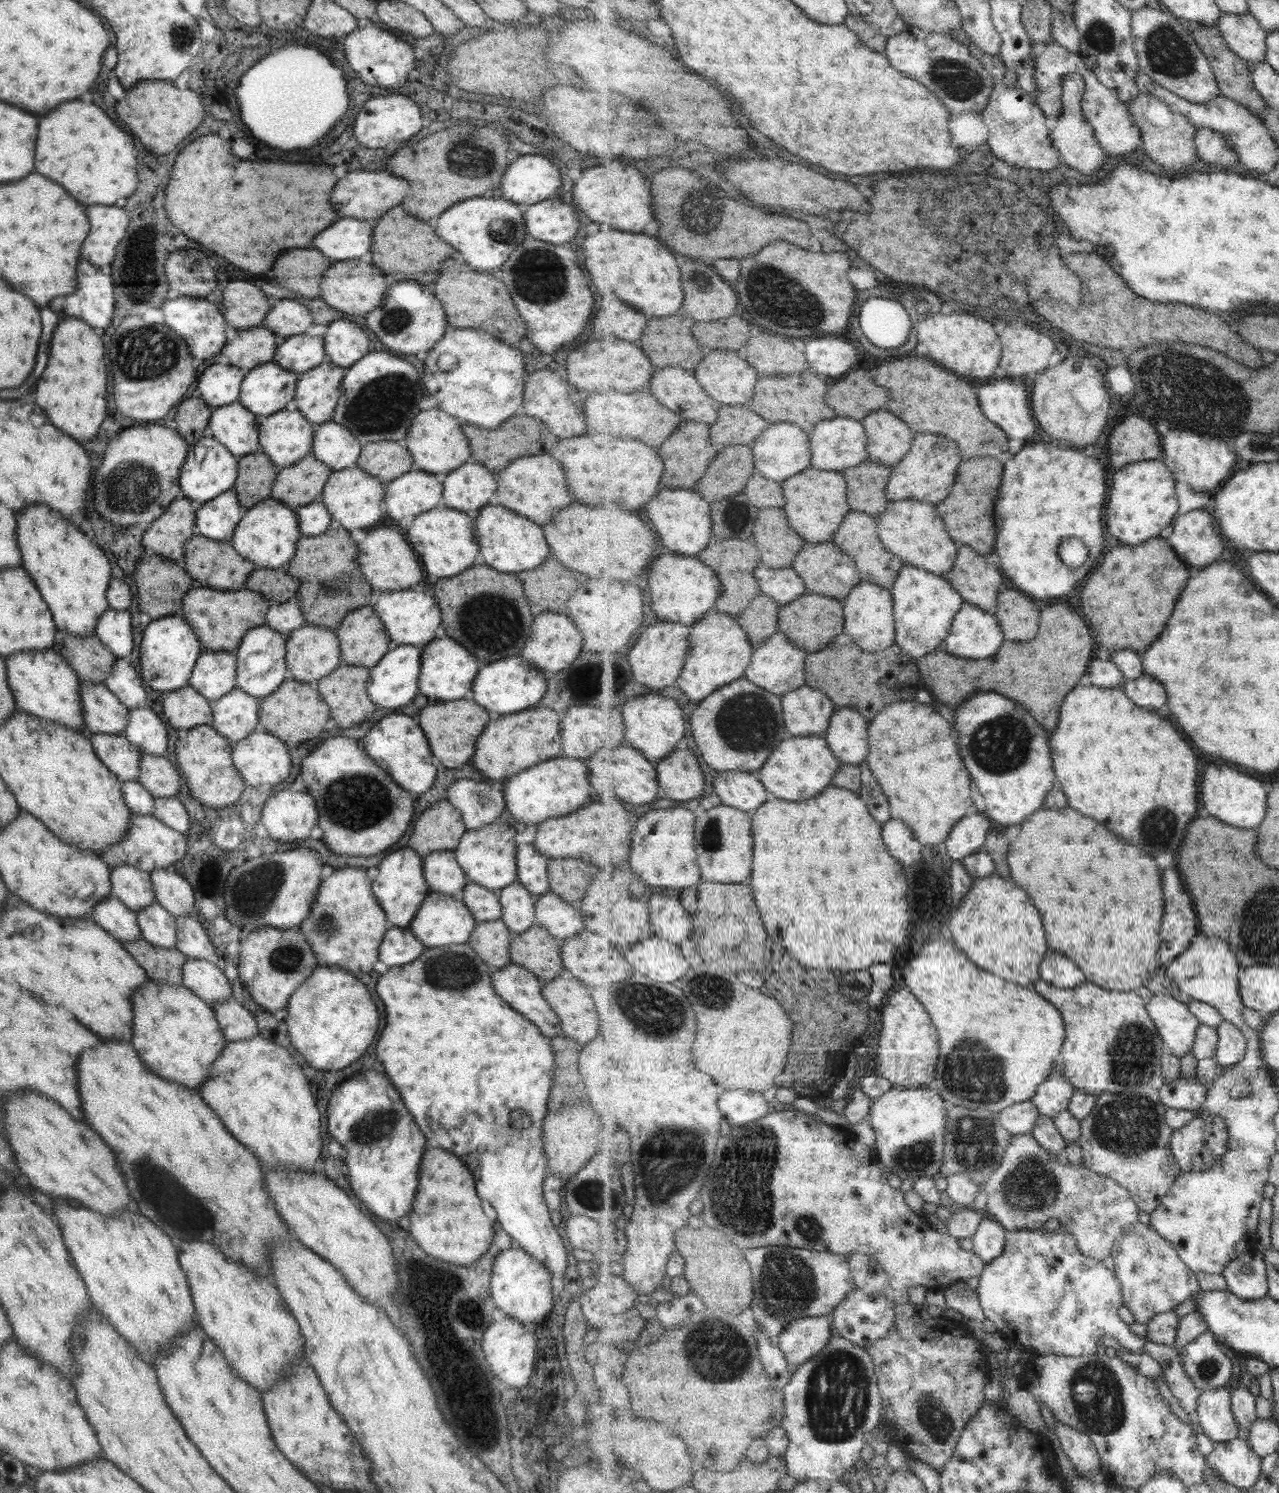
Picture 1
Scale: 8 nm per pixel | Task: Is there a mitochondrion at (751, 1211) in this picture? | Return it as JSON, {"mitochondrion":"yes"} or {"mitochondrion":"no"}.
{"mitochondrion":"yes"}

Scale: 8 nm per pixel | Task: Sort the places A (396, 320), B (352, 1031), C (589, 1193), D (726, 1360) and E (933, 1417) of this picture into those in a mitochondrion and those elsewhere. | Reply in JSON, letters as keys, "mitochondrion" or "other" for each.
{"A":"mitochondrion","B":"other","C":"mitochondrion","D":"mitochondrion","E":"mitochondrion"}

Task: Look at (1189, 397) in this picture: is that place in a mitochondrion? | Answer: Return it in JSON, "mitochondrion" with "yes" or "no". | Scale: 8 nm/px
{"mitochondrion":"yes"}

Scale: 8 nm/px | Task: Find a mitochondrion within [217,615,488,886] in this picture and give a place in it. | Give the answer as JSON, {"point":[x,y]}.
{"point":[354,801]}

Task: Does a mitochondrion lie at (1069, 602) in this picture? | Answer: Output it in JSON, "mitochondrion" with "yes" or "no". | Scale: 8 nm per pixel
{"mitochondrion":"no"}

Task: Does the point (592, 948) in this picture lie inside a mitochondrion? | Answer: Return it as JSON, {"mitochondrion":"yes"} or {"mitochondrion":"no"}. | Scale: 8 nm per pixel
{"mitochondrion":"no"}

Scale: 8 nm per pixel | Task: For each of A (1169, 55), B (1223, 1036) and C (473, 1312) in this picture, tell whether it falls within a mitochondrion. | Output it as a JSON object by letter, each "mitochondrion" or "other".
{"A":"mitochondrion","B":"other","C":"other"}

